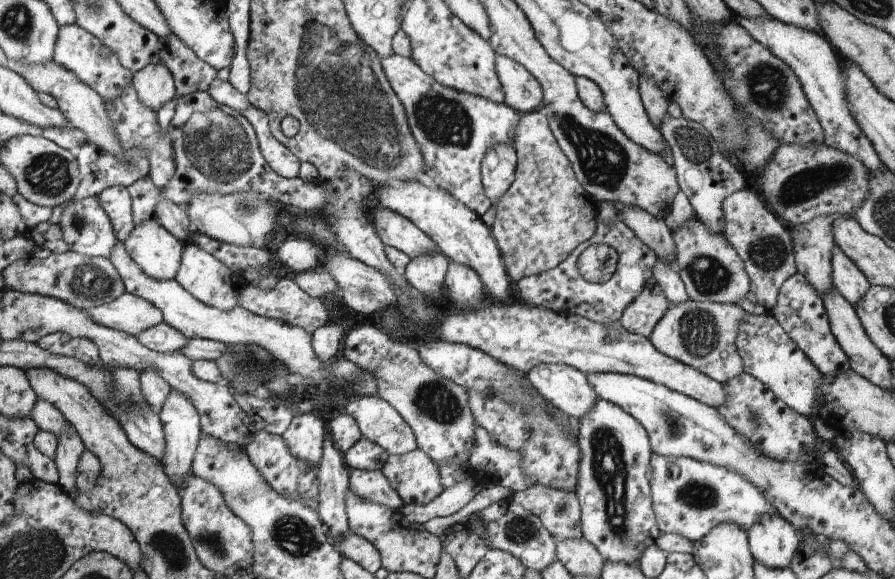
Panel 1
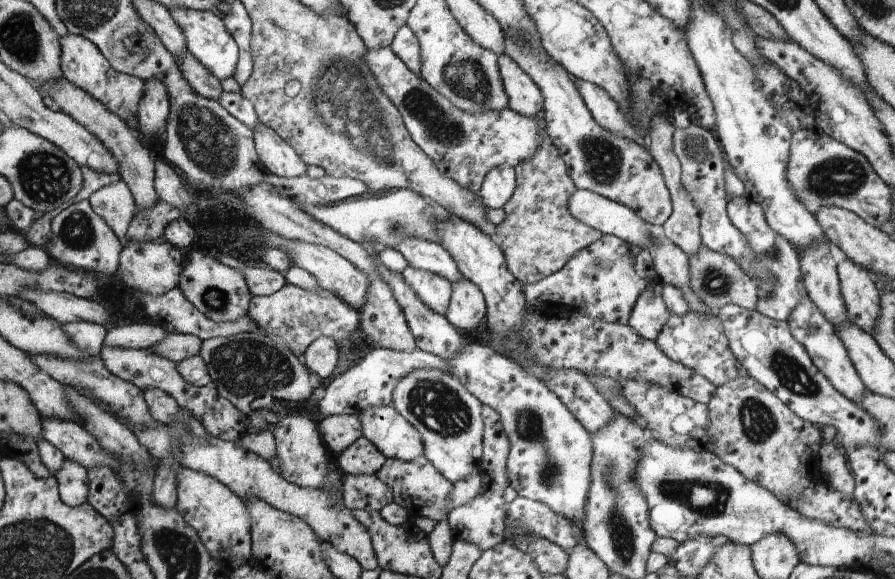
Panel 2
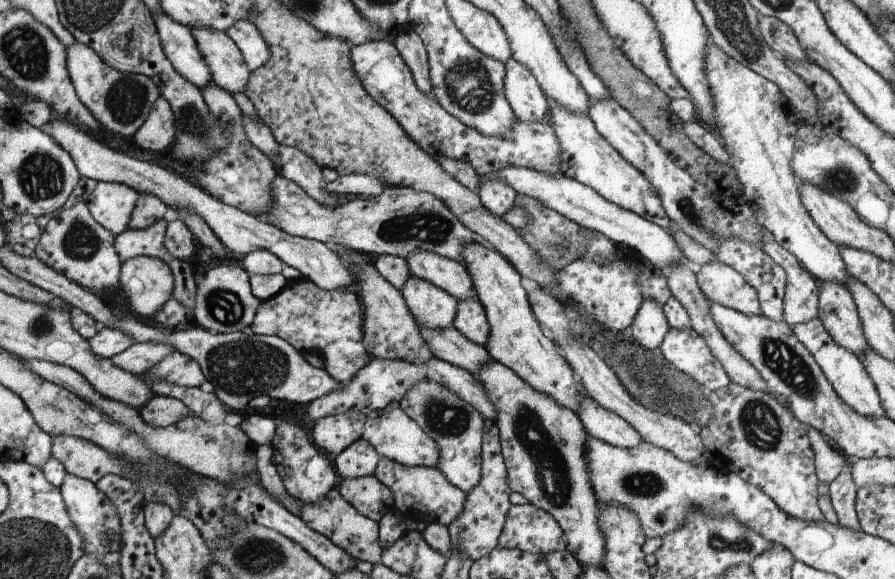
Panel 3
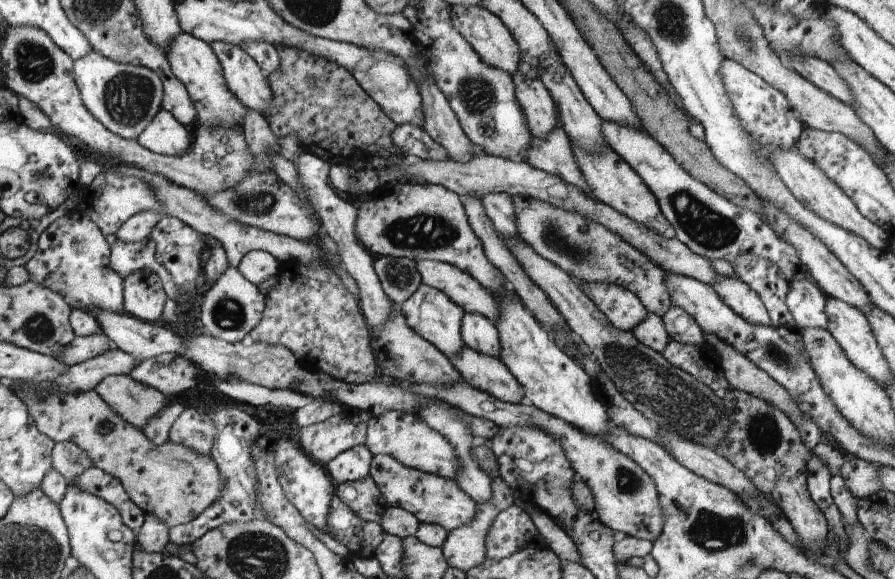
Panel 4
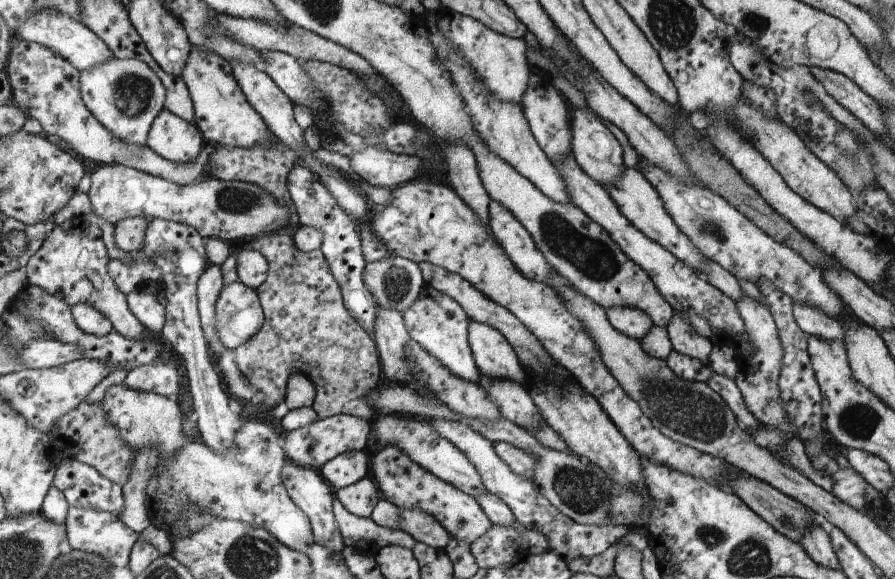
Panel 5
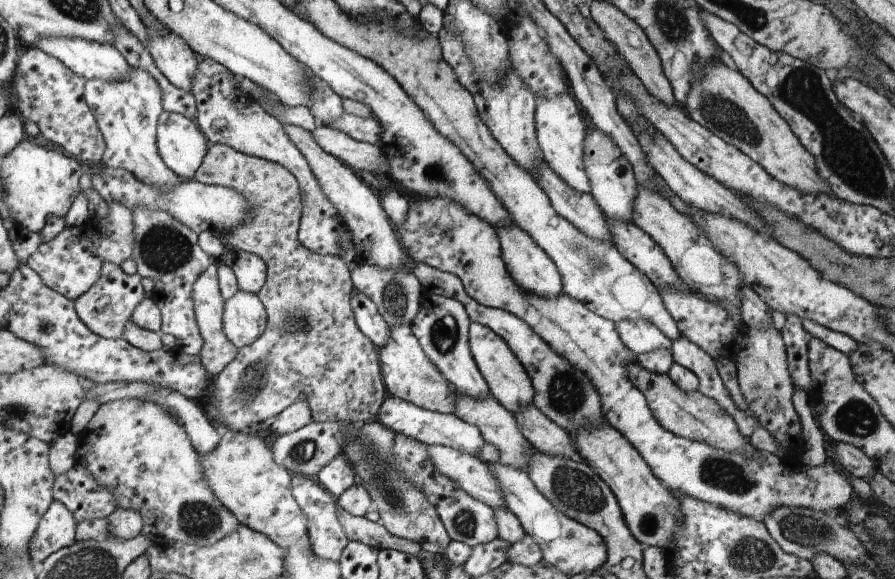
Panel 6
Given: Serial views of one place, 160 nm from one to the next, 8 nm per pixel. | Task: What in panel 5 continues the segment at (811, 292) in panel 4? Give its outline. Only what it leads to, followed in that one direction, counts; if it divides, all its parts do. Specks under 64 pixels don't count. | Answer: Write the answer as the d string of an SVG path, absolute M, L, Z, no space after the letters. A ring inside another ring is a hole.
M793 304L793 318L798 327L808 336L813 335L823 340L845 340L842 323L828 318L824 312L808 304Z

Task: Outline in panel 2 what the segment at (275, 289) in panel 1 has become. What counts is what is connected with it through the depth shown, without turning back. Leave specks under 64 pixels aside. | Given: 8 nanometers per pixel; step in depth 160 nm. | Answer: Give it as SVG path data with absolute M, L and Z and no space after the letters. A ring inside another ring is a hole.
M287 283L274 295L253 296L249 315L264 335L276 337L284 342L298 358L302 358L316 338L320 336L332 338L338 347L338 365L332 378L344 374L342 370L346 370L352 358L356 356L354 344L348 336L358 329L358 312L352 310L352 306L348 306L343 298L338 298L325 289L322 292L310 292Z

